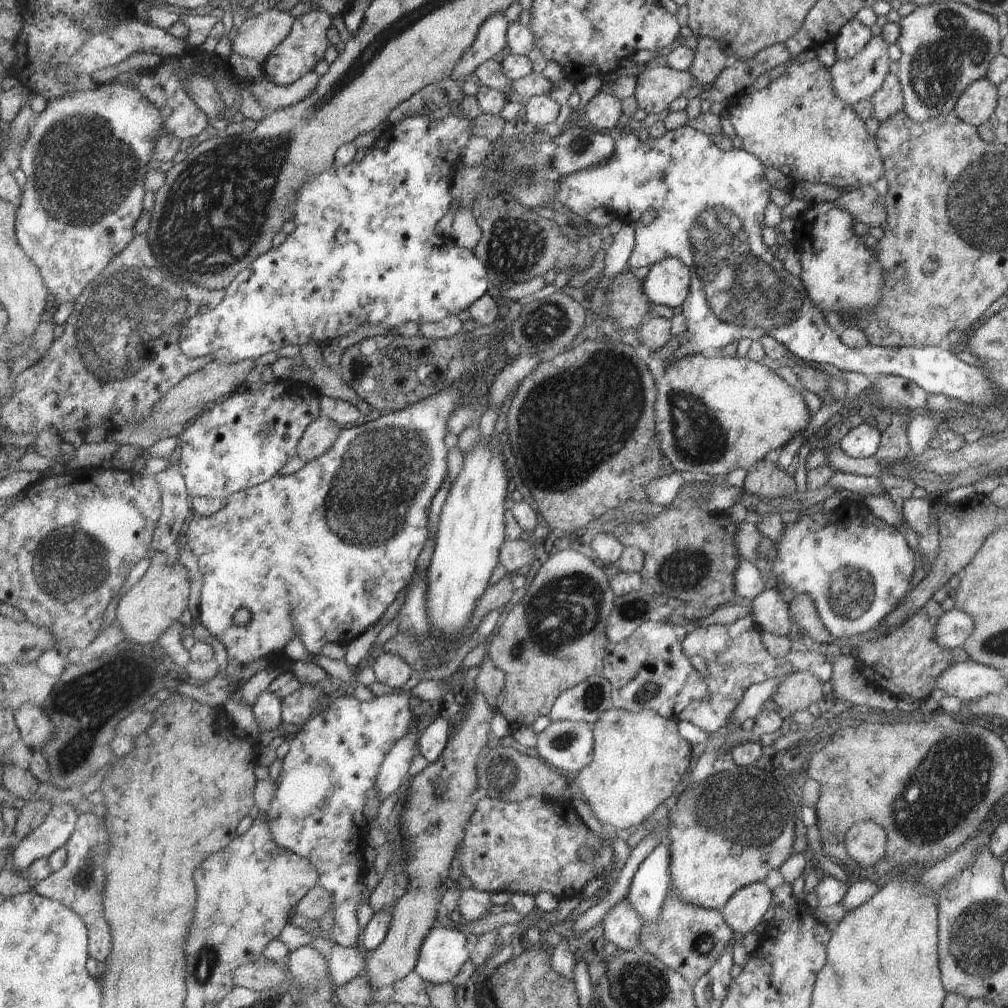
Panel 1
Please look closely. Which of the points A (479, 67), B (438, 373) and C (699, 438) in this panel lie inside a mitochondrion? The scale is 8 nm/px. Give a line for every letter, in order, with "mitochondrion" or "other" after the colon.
A: other
B: other
C: mitochondrion

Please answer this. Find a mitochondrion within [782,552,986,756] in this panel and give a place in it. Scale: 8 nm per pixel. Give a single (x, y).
(849, 592)

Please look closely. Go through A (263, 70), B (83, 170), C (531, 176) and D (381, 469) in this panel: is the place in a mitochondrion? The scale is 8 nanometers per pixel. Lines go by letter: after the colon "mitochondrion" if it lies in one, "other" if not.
A: other
B: mitochondrion
C: mitochondrion
D: mitochondrion

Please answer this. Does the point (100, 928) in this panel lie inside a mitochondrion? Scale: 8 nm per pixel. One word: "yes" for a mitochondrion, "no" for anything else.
no

